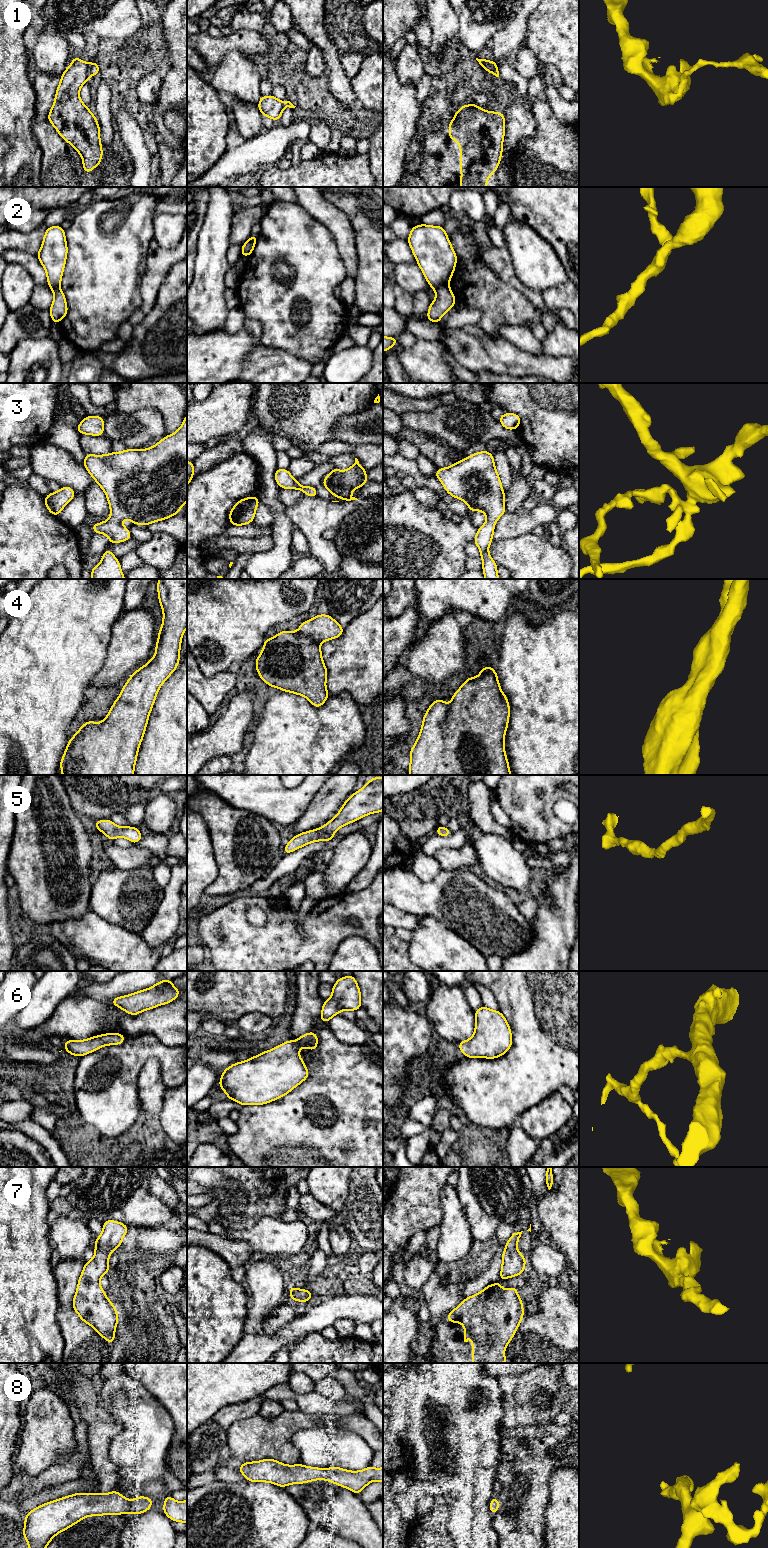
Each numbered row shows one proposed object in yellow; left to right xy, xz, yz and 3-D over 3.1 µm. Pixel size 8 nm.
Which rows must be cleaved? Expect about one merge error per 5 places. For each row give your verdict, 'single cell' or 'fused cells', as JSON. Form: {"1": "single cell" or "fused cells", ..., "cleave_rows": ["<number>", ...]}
{"1": "fused cells", "2": "fused cells", "3": "single cell", "4": "single cell", "5": "single cell", "6": "single cell", "7": "single cell", "8": "single cell", "cleave_rows": ["1", "2"]}

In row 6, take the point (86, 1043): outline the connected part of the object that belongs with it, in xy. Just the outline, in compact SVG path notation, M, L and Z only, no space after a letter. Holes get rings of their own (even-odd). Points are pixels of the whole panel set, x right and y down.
M106 1033L106 1034L102 1034L102 1035L93 1036L91 1038L85 1039L85 1040L81 1040L81 1041L78 1041L78 1040L67 1040L66 1039L66 1040L64 1040L65 1046L64 1046L63 1049L65 1049L70 1055L79 1056L81 1058L84 1055L87 1055L87 1054L89 1054L91 1052L94 1052L94 1051L98 1050L102 1046L121 1045L122 1043L124 1043L125 1038L126 1038L125 1035L121 1034L121 1033ZM59 1051L59 1052L61 1052L61 1051Z

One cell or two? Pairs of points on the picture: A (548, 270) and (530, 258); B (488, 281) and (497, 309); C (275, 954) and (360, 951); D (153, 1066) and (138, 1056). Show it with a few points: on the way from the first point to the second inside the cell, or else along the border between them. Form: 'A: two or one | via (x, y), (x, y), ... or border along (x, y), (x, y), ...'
A: one | via (544, 270), (534, 261)
B: one | via (488, 288), (488, 292), (497, 302)
C: two | border along (352, 936), (346, 937), (340, 943), (330, 960)
D: two | border along (156, 1058), (149, 1058), (145, 1062), (136, 1083)

